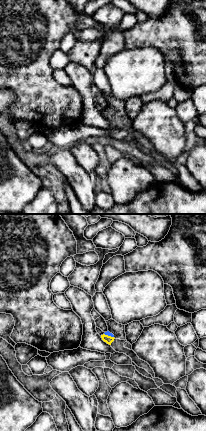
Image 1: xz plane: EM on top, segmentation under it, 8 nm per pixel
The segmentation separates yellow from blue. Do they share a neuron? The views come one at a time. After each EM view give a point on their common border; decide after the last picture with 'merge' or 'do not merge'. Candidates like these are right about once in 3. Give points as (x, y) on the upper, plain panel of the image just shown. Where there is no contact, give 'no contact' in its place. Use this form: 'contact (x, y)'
contact (109, 112)

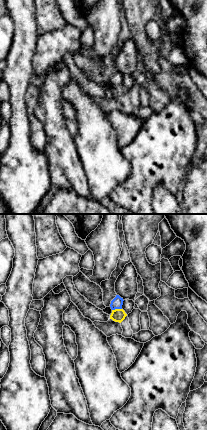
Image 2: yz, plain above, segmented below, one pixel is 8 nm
contact (116, 85)

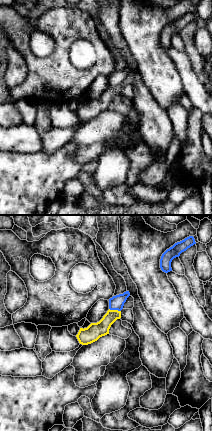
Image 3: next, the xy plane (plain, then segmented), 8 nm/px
contact (115, 86)

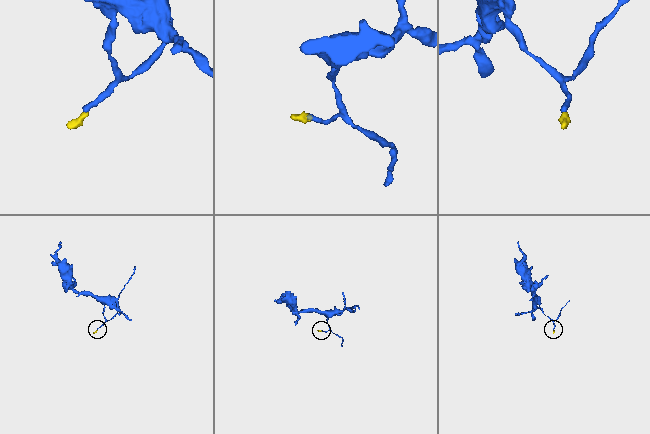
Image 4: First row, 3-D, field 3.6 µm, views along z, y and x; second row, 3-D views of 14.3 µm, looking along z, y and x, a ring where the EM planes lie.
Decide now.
merge

